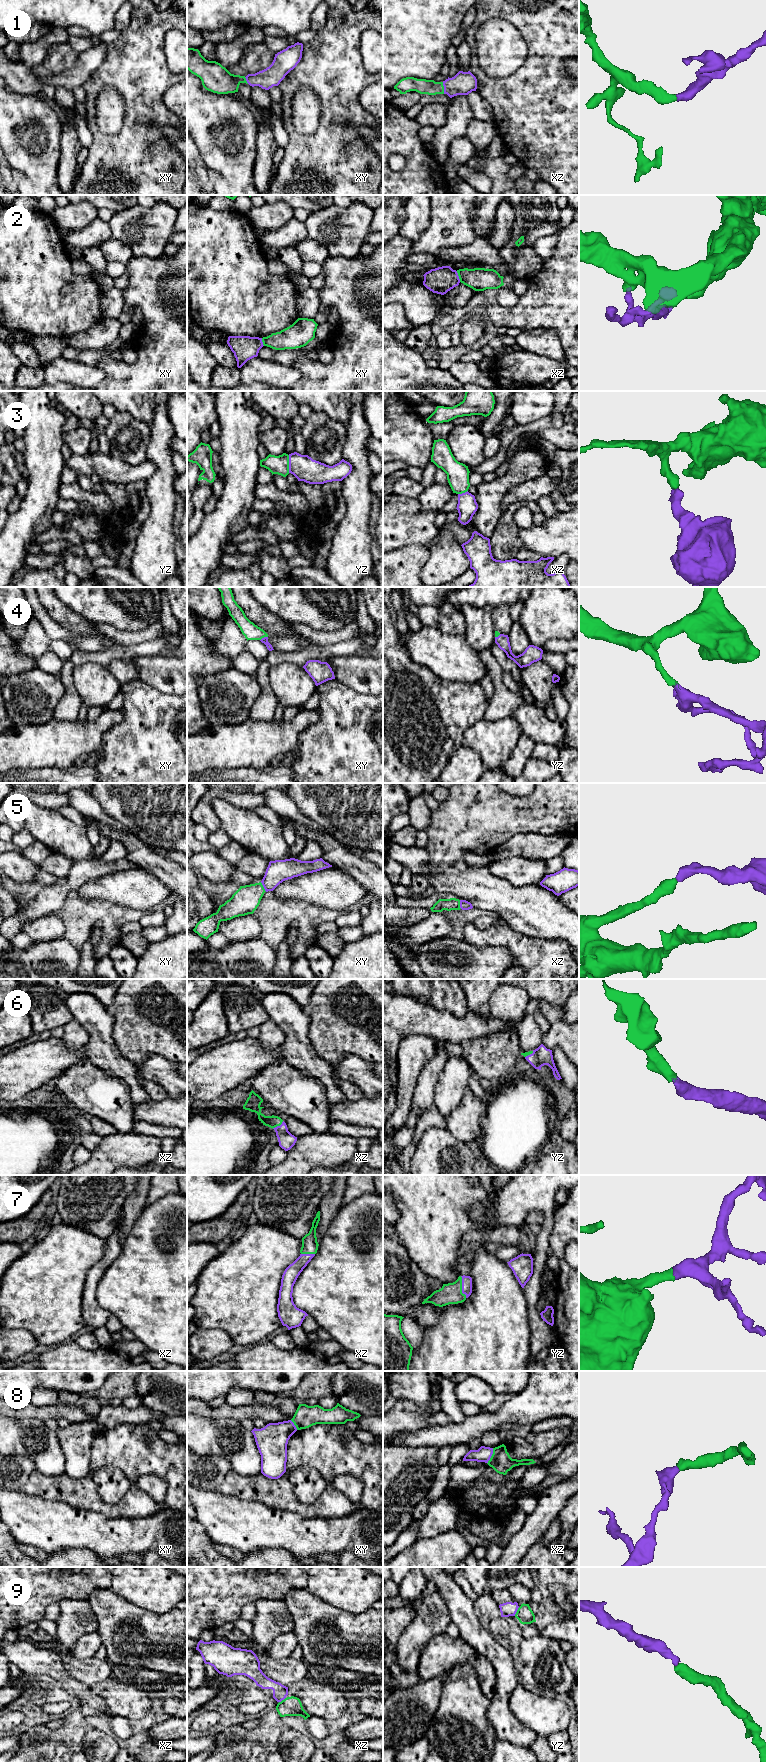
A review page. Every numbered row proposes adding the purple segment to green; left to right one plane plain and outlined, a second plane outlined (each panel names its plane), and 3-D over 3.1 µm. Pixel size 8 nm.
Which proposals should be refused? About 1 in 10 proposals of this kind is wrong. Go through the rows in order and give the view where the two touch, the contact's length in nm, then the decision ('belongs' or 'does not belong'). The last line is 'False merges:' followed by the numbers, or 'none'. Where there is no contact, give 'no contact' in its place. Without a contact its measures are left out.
1: xz | 100 nm | belongs
2: xz | 90 nm | does not belong
3: yz | 140 nm | belongs
4: xy | 70 nm | belongs
5: xy | 90 nm | belongs
6: xz | 110 nm | belongs
7: yz | 180 nm | belongs
8: xz | 140 nm | does not belong
9: yz | 80 nm | belongs
False merges: 2, 8

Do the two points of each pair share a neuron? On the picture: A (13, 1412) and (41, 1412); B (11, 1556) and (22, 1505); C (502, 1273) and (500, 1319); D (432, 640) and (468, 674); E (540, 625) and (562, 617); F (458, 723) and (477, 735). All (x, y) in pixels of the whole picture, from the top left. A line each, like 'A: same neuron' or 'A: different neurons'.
A: same neuron
B: different neurons
C: same neuron
D: same neuron
E: same neuron
F: different neurons

